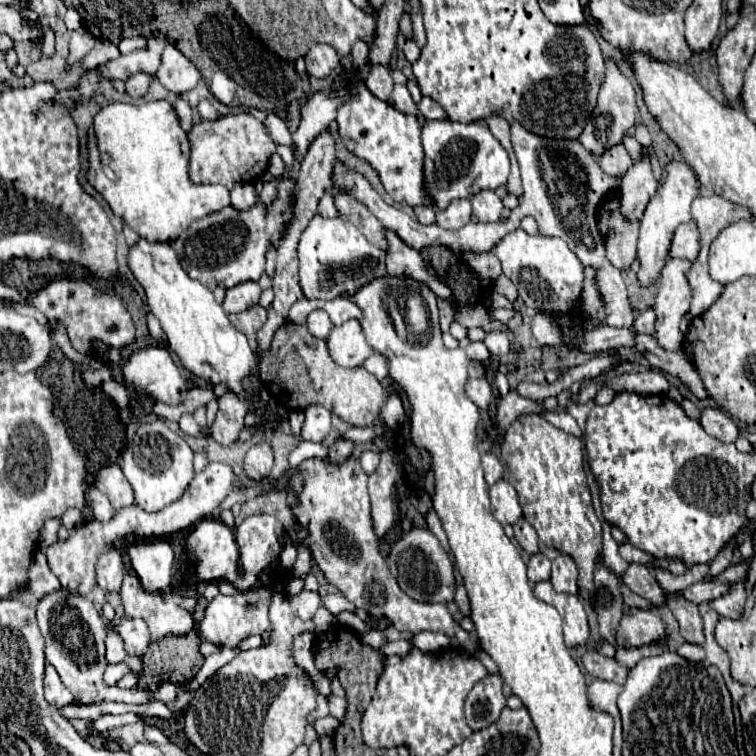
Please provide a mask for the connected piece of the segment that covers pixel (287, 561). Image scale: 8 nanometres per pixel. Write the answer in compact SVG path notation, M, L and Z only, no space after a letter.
M295 546L283 548L279 560L281 560L281 564L283 564L285 568L293 568L293 564L295 564L295 560L297 560L297 548L295 548Z

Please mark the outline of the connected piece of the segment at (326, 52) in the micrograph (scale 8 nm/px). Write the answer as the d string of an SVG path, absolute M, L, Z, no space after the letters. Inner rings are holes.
M315 44L305 54L307 74L313 78L327 78L339 68L339 56L329 44Z

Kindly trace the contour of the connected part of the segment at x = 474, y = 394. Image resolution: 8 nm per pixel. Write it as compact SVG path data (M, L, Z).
M469 378L465 392L481 410L487 410L494 401L492 386L485 378Z

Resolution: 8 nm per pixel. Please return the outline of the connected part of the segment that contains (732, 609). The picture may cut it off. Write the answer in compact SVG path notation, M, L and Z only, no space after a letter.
M743 578L739 582L733 582L733 586L729 588L727 594L711 600L709 606L713 610L717 610L721 616L735 620L735 618L739 618L743 614L745 600L747 600L747 590L745 590L745 578Z

